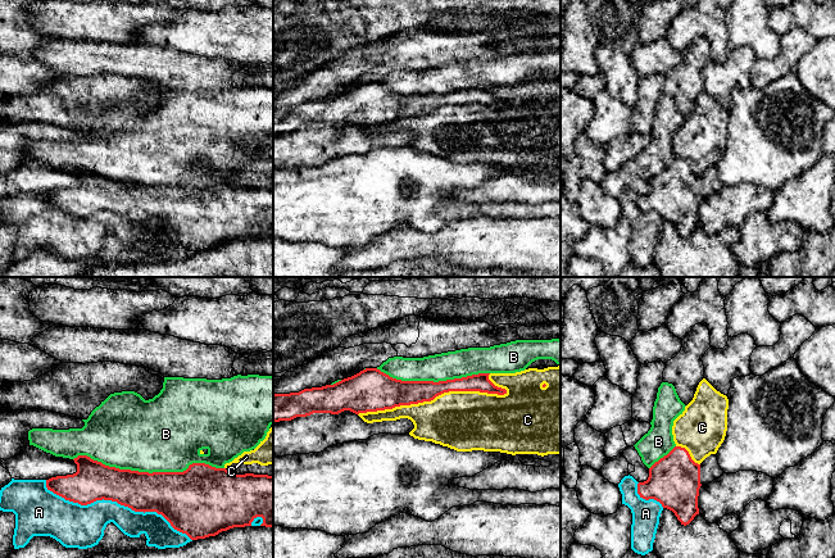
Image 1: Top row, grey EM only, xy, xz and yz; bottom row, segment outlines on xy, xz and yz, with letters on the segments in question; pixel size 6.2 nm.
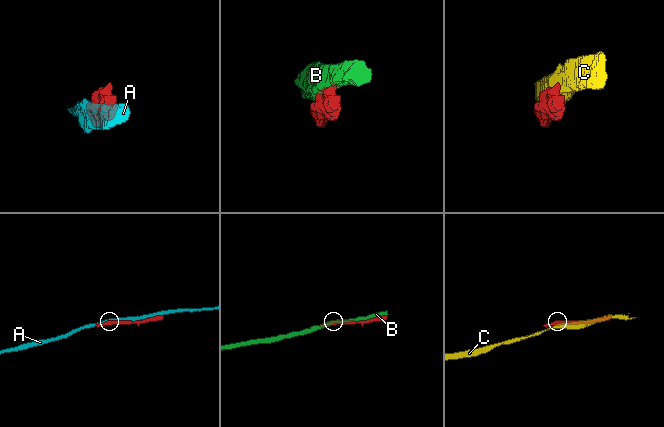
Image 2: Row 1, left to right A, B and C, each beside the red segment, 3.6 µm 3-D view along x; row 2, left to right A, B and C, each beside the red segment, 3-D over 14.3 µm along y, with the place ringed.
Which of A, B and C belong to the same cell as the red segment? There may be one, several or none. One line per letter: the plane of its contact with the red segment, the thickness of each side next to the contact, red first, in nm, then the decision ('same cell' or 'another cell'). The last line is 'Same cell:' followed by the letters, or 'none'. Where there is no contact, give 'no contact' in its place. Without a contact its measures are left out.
A: xy | 260/240 nm | another cell
B: xy | 320/460 nm | another cell
C: xz | 180/380 nm | another cell
Same cell: none

